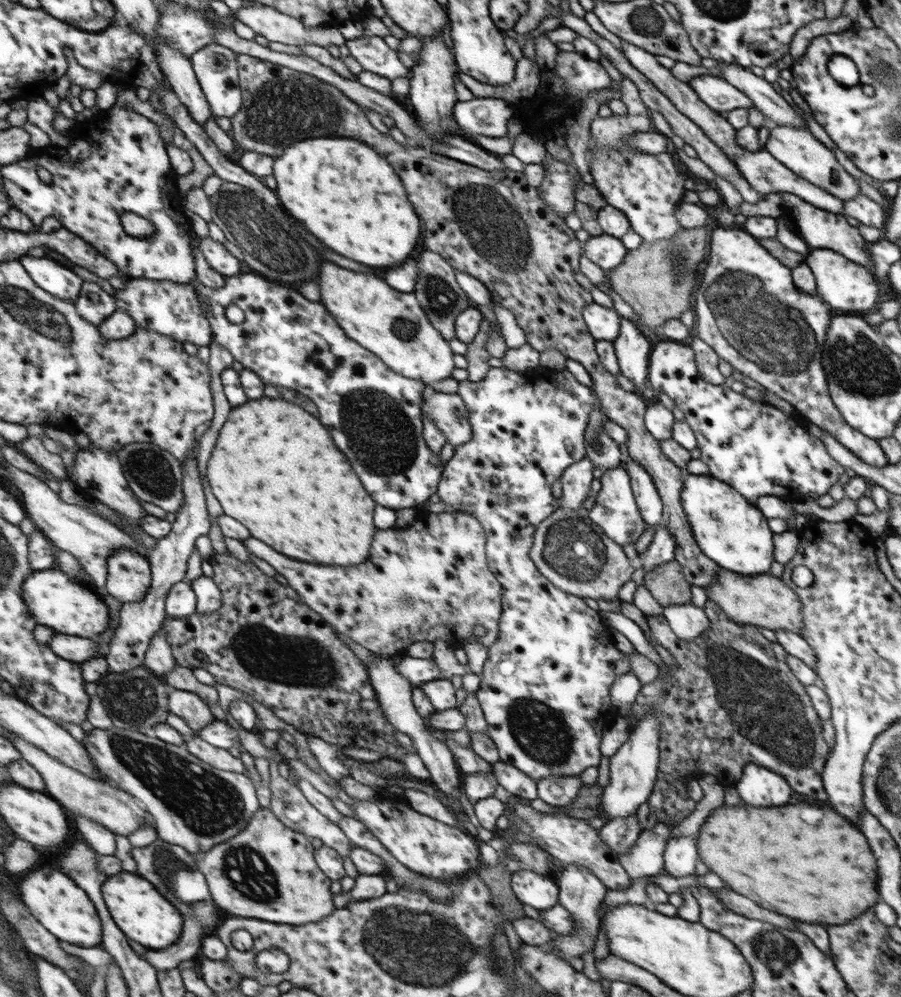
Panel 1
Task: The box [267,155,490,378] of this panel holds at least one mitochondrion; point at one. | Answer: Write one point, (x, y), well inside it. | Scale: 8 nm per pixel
(440, 297)

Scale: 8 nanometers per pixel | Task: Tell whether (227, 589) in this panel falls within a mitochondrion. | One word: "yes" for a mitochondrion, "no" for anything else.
no

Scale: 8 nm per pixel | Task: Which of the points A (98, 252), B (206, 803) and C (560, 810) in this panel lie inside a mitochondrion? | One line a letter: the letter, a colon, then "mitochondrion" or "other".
A: other
B: mitochondrion
C: other

